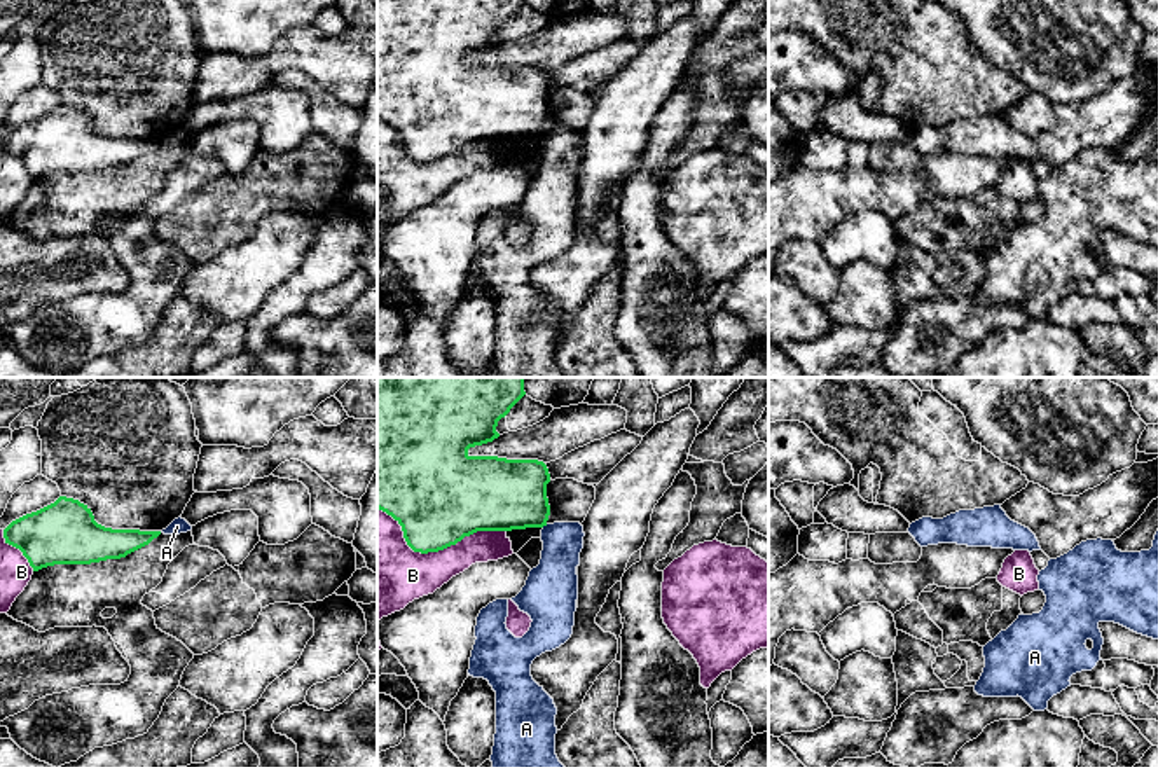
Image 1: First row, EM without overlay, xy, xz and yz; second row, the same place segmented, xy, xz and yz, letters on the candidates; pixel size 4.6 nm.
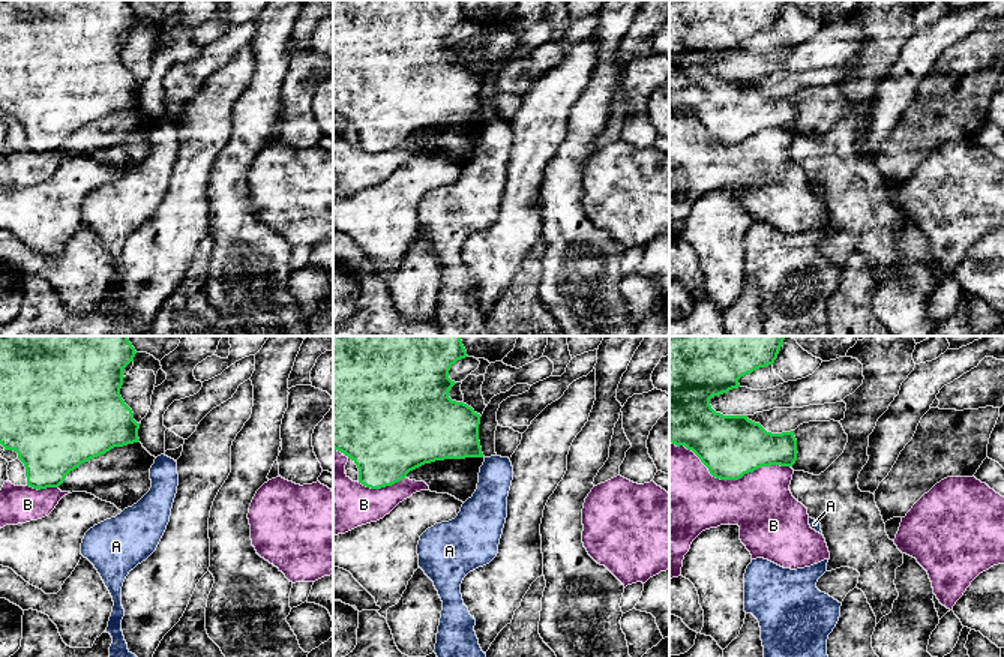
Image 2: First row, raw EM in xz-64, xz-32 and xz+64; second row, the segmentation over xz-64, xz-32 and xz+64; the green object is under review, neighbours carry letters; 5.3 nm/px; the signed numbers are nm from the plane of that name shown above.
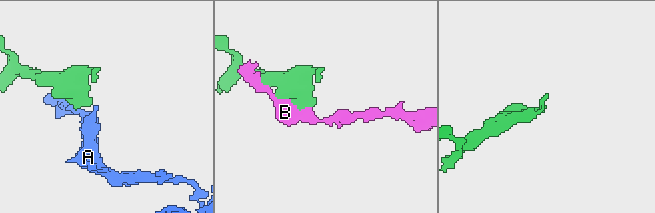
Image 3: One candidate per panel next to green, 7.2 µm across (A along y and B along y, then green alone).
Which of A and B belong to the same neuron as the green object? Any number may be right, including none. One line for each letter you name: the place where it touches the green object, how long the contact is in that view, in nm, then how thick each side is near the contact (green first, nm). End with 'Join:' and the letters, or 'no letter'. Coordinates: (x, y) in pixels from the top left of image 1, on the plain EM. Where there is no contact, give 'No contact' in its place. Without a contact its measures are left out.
Join: no letter

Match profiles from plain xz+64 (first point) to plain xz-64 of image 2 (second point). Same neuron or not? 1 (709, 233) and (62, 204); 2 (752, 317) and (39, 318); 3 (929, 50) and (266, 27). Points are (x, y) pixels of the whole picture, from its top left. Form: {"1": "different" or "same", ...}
{"1": "same", "2": "different", "3": "different"}

